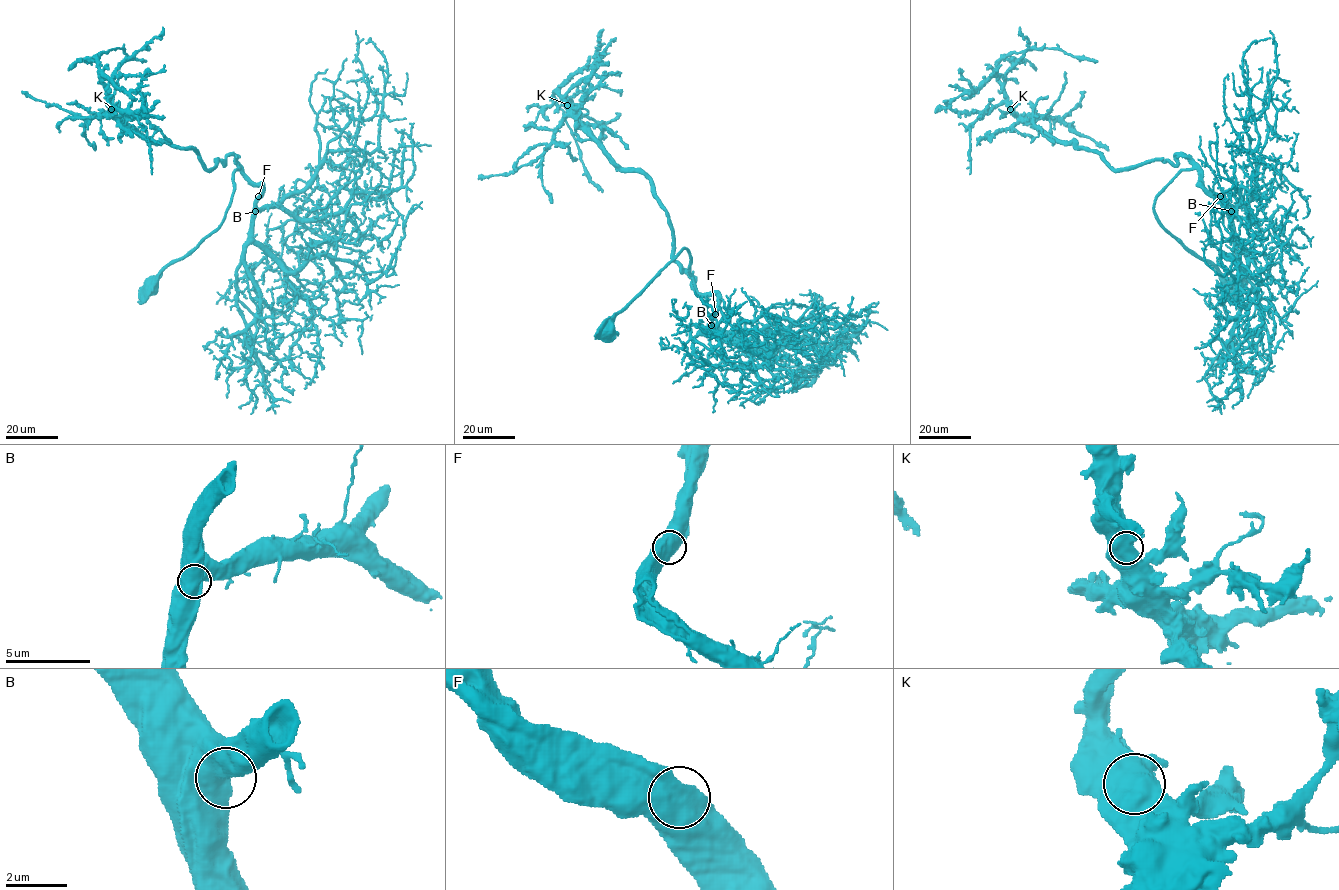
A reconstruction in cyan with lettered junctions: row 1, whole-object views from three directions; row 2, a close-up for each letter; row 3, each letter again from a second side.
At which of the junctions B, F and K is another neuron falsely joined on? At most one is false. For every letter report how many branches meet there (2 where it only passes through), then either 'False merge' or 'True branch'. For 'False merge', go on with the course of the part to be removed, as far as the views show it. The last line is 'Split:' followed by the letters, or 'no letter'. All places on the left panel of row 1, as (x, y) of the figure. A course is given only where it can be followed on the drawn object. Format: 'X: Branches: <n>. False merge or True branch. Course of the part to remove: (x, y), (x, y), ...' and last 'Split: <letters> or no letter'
B: Branches: 1. True branch
F: Branches: 1. True branch
K: Branches: 1. True branch
Split: no letter

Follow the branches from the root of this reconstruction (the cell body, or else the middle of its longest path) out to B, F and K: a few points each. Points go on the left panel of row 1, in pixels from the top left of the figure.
B: (150, 283), (155, 283), (167, 266), (184, 258), (218, 227), (229, 205), (237, 169), (260, 185), (255, 211)
F: (150, 283), (155, 283), (167, 266), (184, 258), (218, 227), (229, 205), (237, 169), (260, 185), (258, 196)
K: (150, 283), (218, 227), (239, 167), (227, 155), (207, 169), (192, 149), (153, 143), (111, 109)

